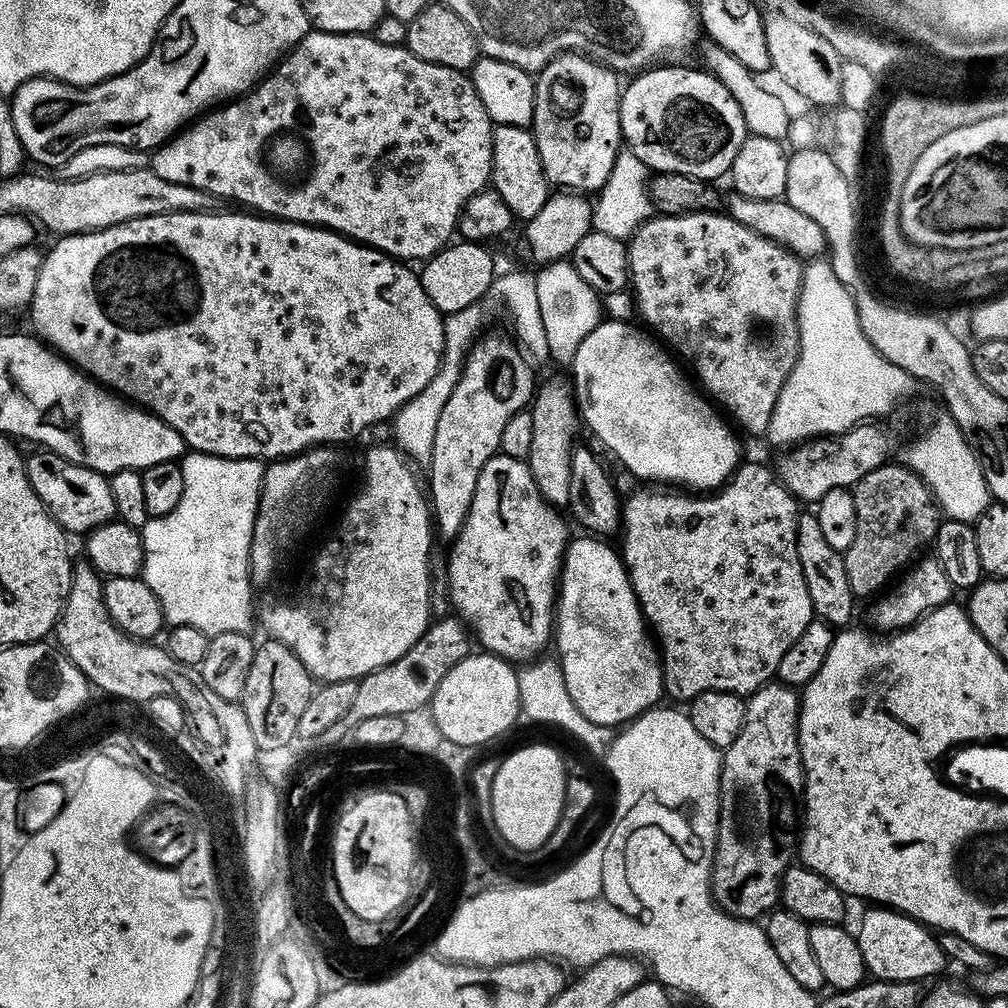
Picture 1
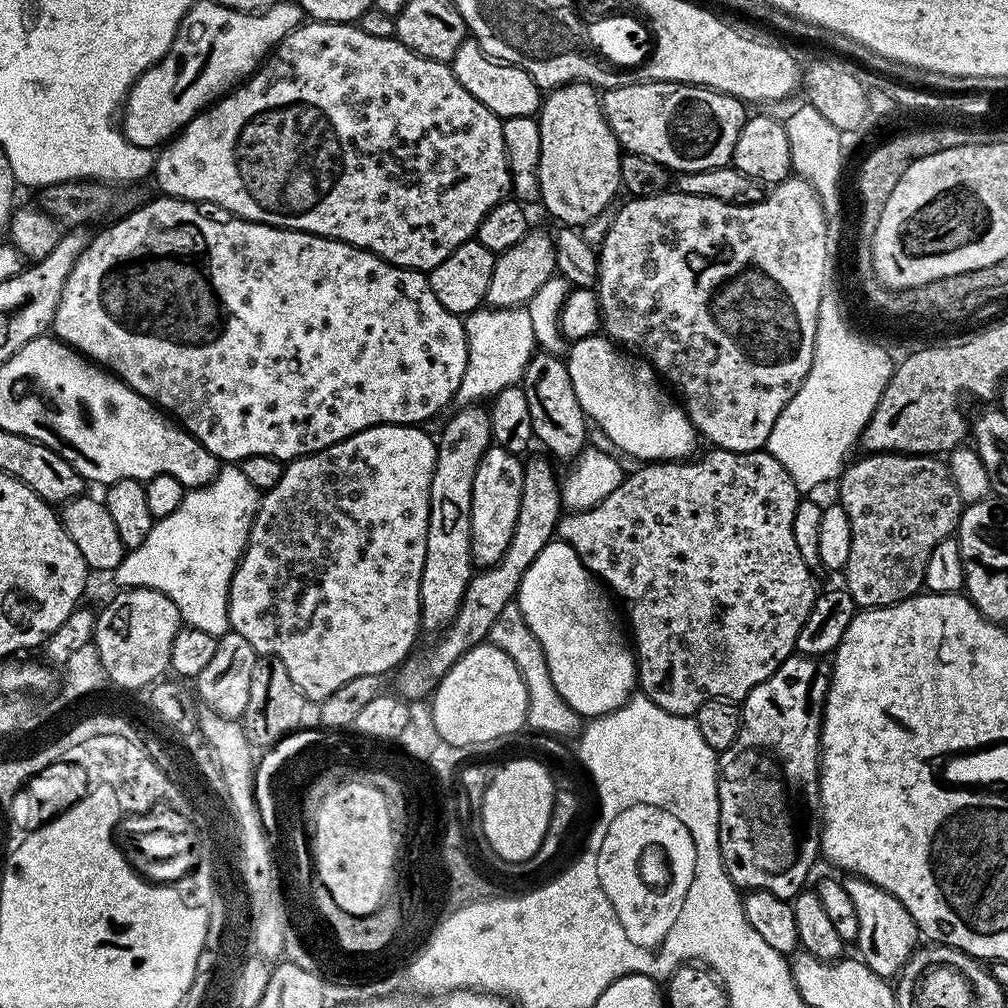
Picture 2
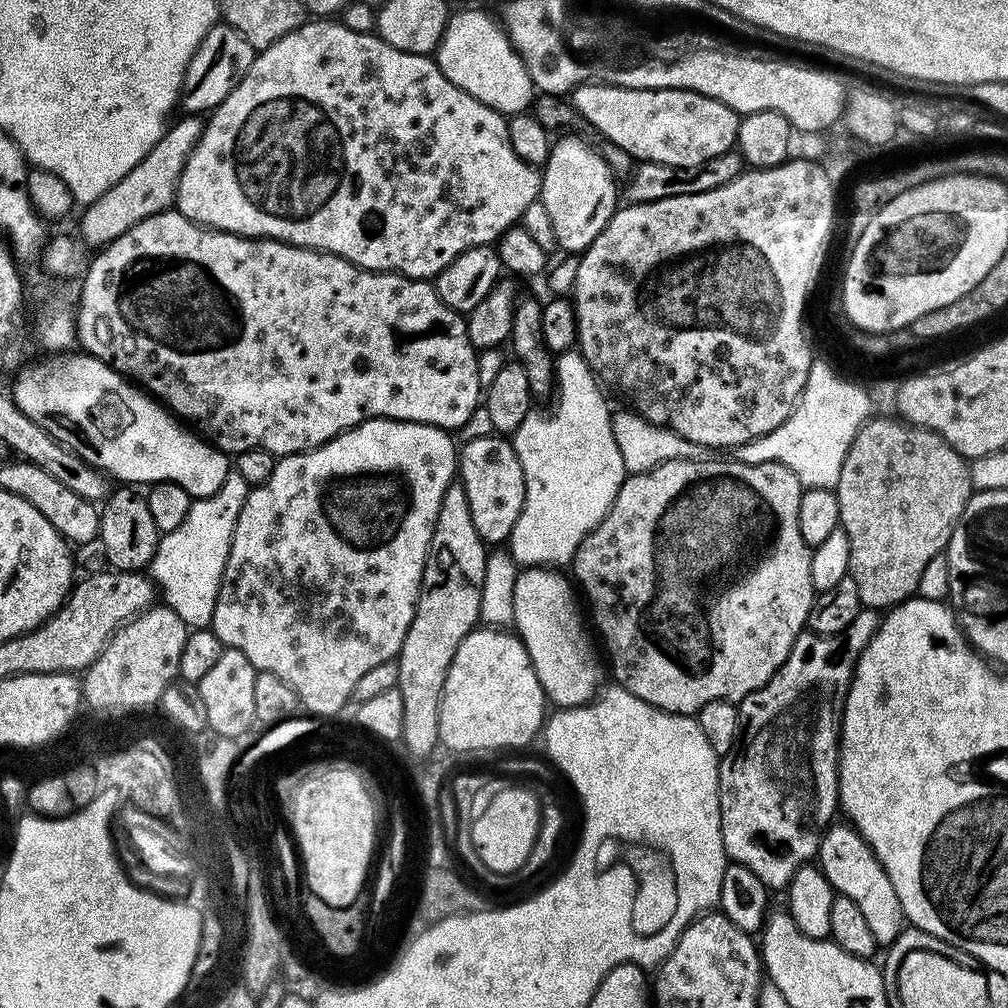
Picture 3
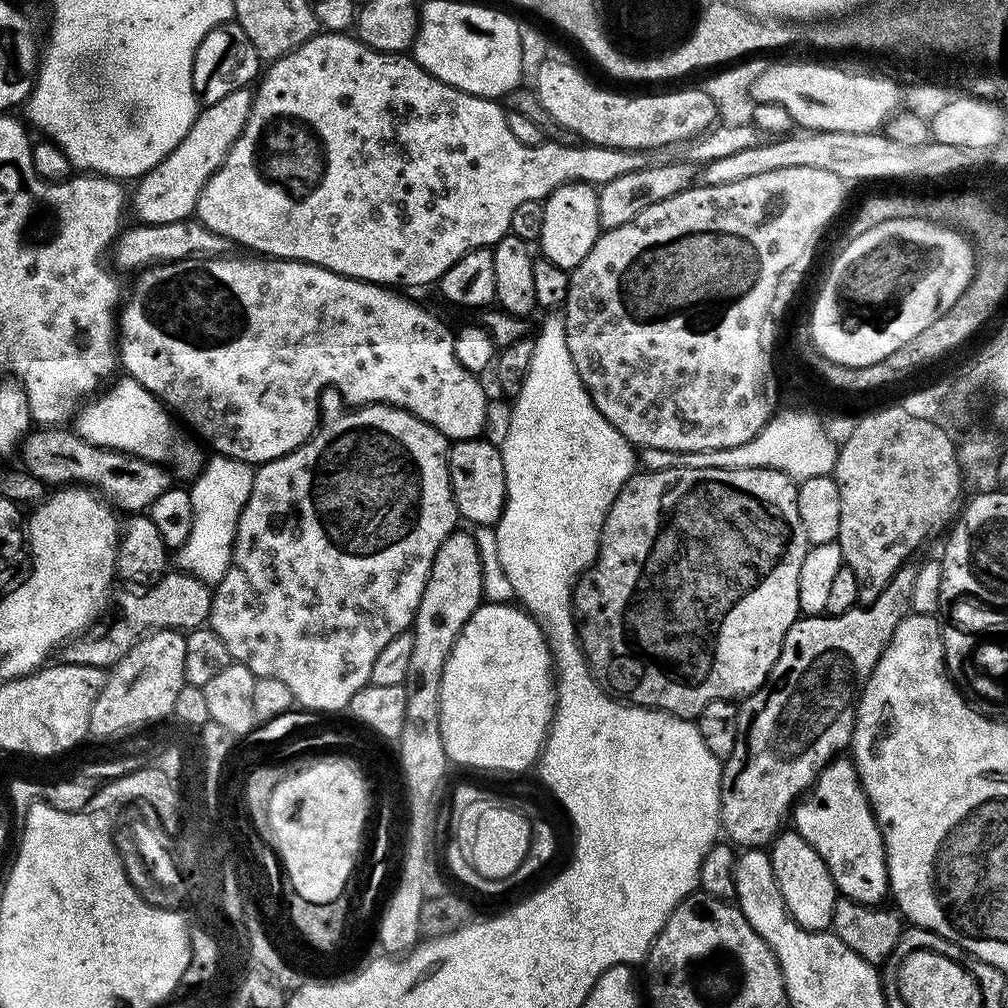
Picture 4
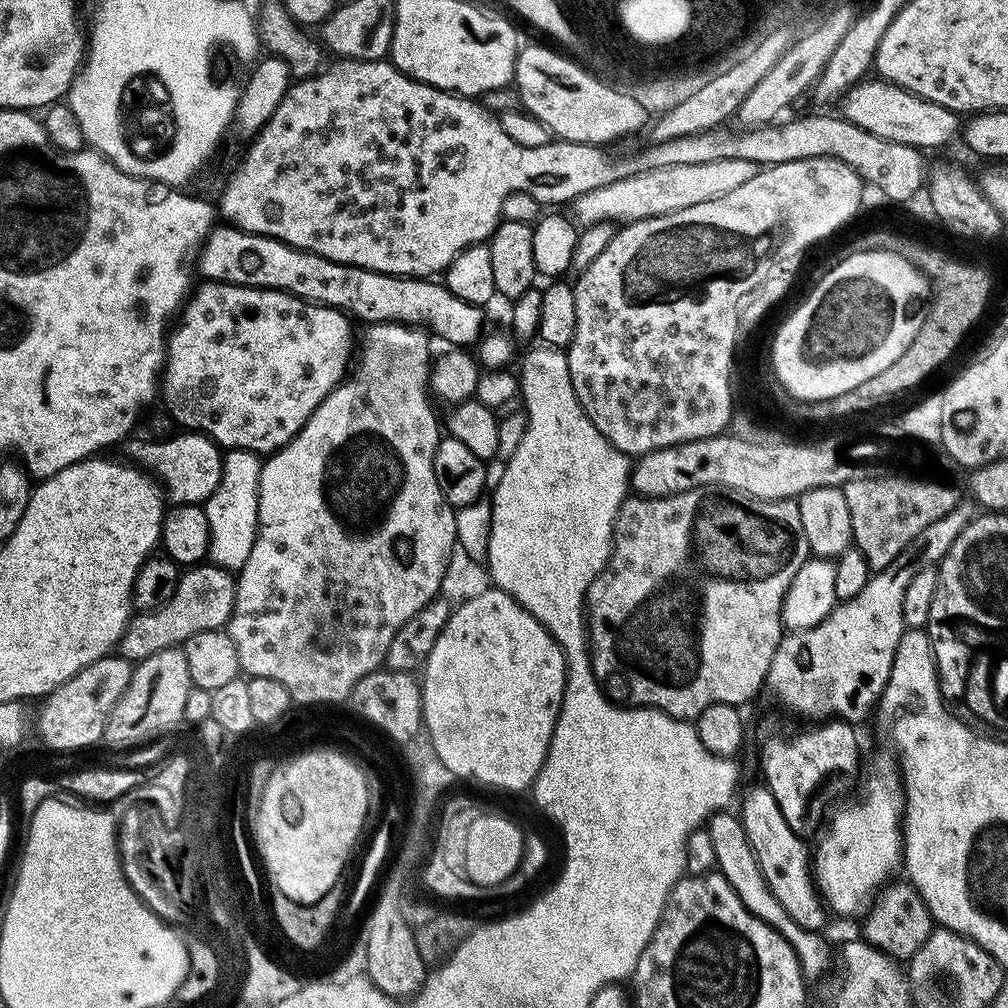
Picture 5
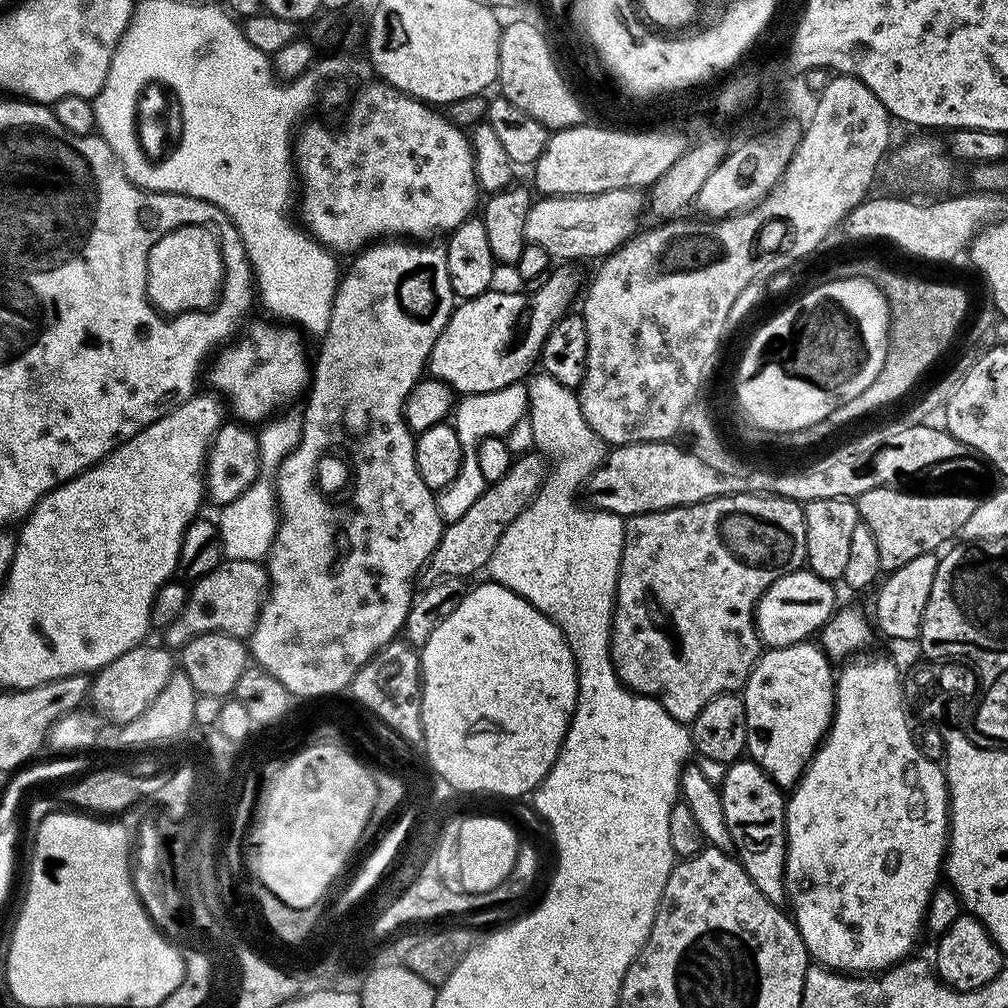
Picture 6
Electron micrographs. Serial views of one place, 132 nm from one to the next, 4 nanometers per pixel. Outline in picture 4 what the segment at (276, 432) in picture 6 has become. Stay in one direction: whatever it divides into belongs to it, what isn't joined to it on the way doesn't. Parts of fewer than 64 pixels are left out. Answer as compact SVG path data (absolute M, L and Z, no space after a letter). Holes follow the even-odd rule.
M216 454L205 463L198 477L191 481L194 530L190 530L190 538L186 538L184 545L175 549L174 564L179 571L189 572L210 586L215 586L223 578L232 561L238 518L250 498L253 475L253 465Z

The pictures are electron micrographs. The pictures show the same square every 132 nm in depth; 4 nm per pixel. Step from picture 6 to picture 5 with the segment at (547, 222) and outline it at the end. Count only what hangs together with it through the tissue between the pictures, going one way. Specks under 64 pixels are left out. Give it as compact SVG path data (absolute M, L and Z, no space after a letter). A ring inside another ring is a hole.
M718 158L714 162L682 162L682 166L662 166L661 168L645 168L643 172L635 172L633 176L622 178L610 186L602 186L598 190L590 190L571 201L571 215L580 226L589 224L606 224L609 222L631 222L645 220L662 214L670 214L674 210L686 210L686 206L696 206L698 202L710 202L710 198L722 198L730 194L742 182L750 182L754 178L758 166L746 158Z

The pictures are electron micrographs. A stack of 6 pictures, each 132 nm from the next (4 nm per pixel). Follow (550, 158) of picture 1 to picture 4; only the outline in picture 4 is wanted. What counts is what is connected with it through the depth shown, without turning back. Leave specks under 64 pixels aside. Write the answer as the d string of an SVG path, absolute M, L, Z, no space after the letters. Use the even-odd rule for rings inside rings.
M562 184L543 201L542 234L538 241L539 255L554 266L571 270L590 254L602 231L598 218L598 191L590 184Z

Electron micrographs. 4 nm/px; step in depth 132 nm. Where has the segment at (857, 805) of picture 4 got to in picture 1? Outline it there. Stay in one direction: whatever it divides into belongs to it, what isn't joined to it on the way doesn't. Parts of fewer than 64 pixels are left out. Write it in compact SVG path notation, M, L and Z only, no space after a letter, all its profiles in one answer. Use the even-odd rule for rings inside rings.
M872 906L869 909L860 920L860 929L854 932L869 977L924 982L927 976L936 976L943 970L946 957L941 941L919 920L887 906Z

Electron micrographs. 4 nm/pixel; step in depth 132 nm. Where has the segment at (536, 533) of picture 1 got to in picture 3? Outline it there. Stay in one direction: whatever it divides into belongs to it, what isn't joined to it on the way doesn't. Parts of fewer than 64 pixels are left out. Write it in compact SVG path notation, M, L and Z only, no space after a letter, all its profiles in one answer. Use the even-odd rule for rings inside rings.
M500 434L476 436L458 452L458 480L464 485L474 518L474 530L485 545L500 546L509 539L524 502L522 464L518 460L511 439Z

